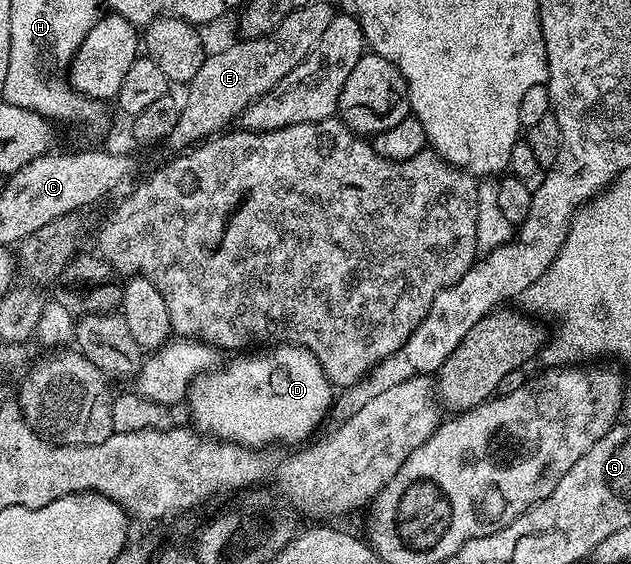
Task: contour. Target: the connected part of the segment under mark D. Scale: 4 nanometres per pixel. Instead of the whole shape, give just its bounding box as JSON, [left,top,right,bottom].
[187,345,334,449]

